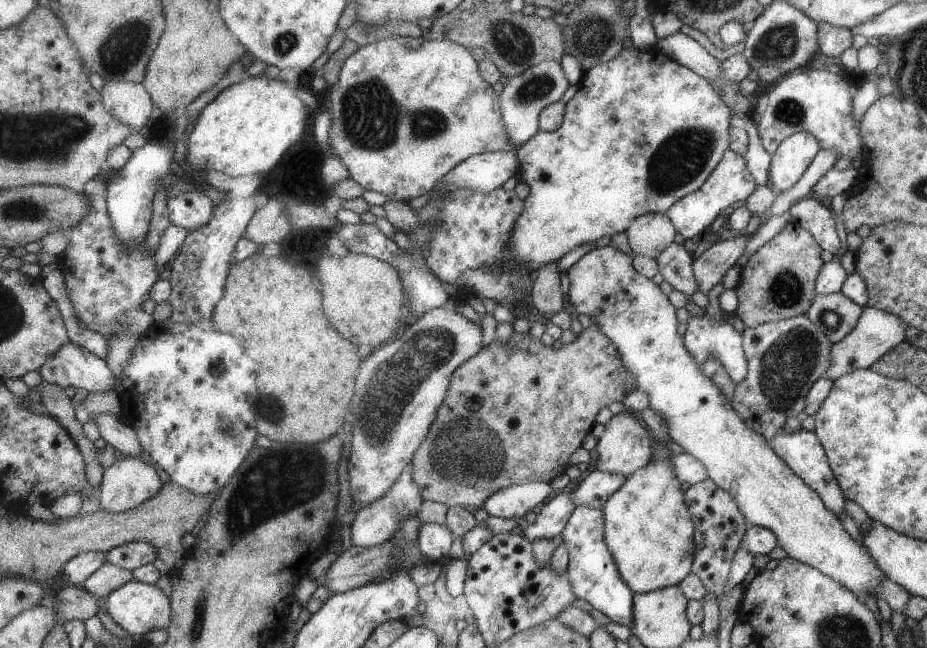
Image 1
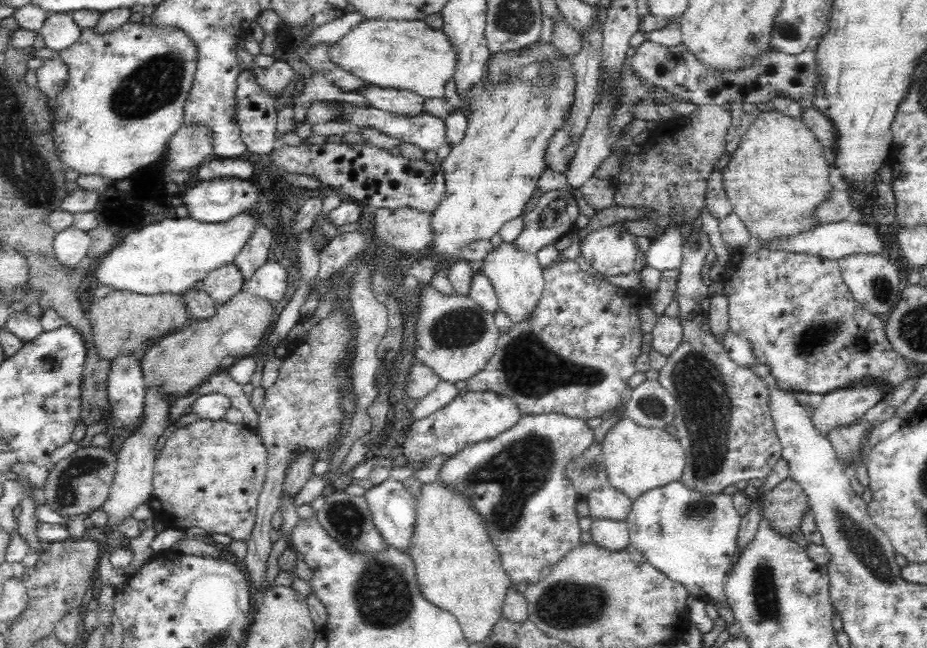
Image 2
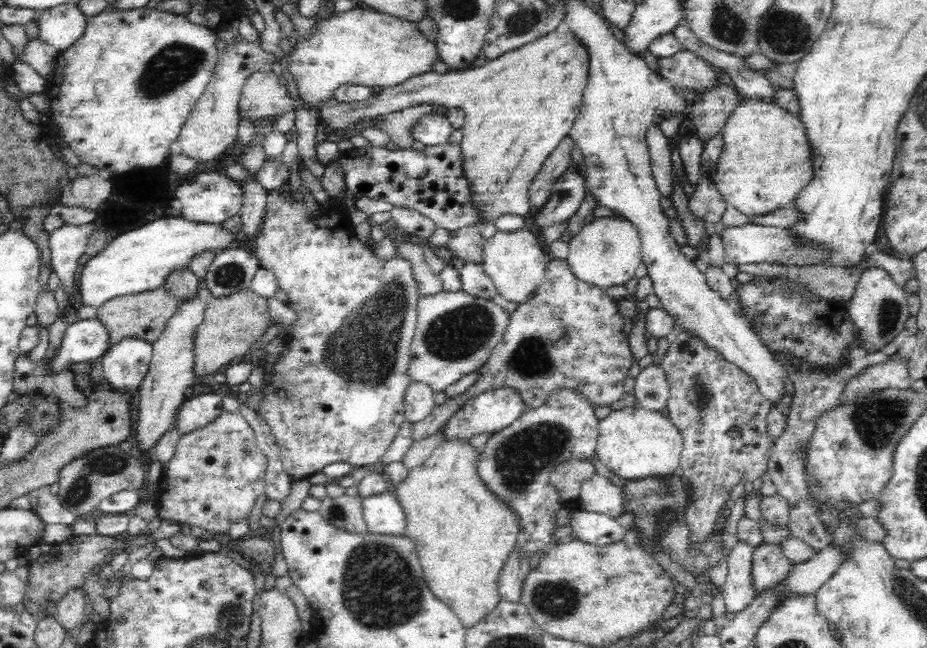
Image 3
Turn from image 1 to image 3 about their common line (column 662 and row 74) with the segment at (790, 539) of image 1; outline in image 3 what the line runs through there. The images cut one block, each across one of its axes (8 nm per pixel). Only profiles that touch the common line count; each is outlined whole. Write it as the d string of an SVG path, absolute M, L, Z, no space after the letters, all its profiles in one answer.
M356 6L340 16L316 20L316 24L310 40L300 38L298 48L292 48L294 52L288 66L298 82L300 98L306 104L328 102L342 84L392 88L412 76L432 72L432 66L440 60L436 42L426 40L416 22L382 12L368 12L364 6Z

